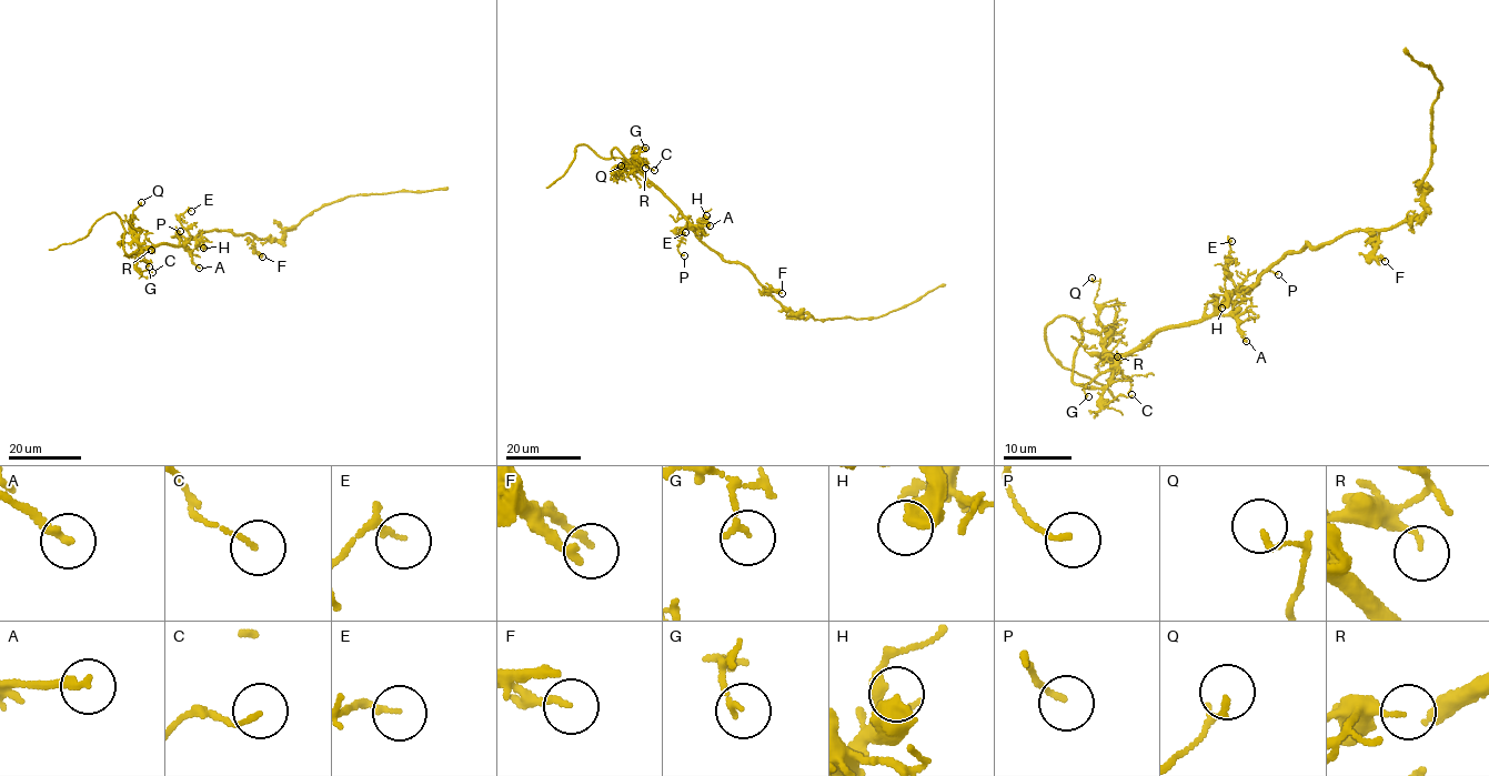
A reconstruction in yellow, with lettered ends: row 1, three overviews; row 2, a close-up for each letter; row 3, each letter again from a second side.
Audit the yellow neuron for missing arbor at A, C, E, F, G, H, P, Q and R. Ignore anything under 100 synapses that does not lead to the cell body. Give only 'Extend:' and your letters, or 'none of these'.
Extend: none of these

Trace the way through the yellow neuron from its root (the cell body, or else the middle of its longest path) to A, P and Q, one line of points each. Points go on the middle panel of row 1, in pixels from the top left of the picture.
A: (716, 253), (700, 241), (695, 230), (697, 227), (701, 233), (696, 227), (710, 225)
P: (716, 253), (686, 225), (677, 245), (678, 252), (684, 255)
Q: (716, 253), (700, 241), (686, 220), (662, 192), (627, 164), (615, 169), (620, 170), (621, 165)

